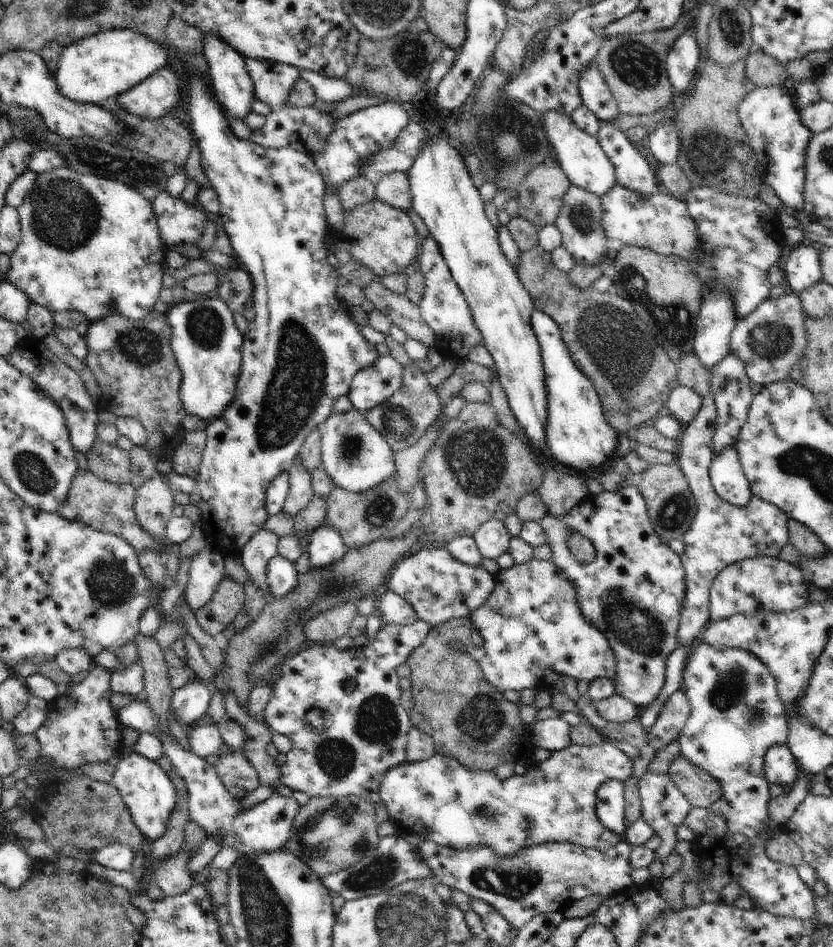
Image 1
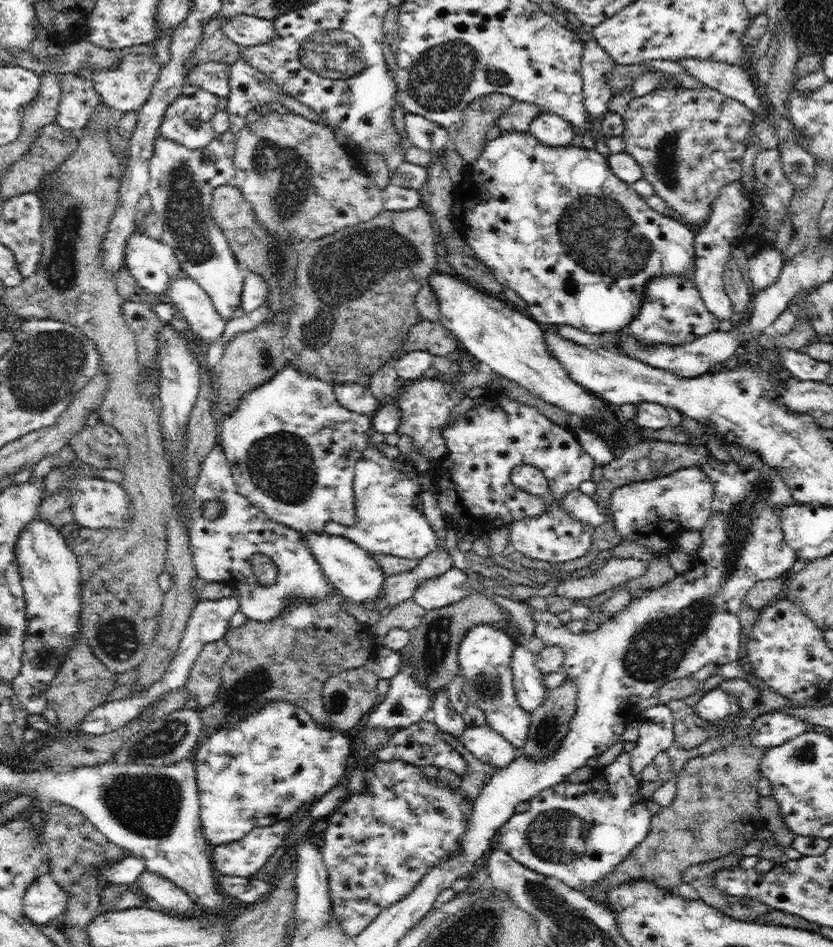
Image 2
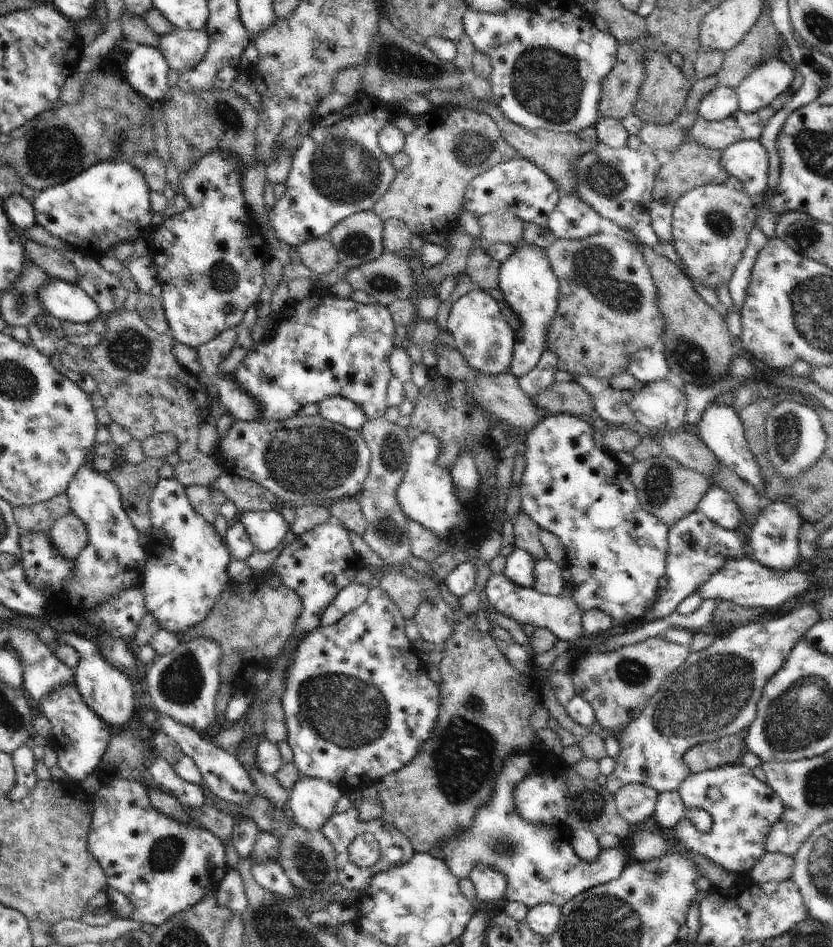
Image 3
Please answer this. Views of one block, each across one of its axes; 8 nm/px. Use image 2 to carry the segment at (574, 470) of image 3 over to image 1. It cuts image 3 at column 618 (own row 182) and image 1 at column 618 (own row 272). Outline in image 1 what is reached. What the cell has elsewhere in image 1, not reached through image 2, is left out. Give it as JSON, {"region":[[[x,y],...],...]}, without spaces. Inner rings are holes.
{"region":[[[636,482],[620,487],[615,493],[604,491],[598,496],[588,495],[578,506],[564,516],[546,514],[538,520],[548,537],[552,562],[562,569],[574,584],[583,617],[609,640],[615,654],[615,692],[630,699],[641,711],[645,710],[664,686],[664,672],[668,656],[679,646],[677,632],[685,599],[685,572],[681,558],[659,537],[654,530],[647,504],[638,492]],[[572,534],[585,536],[595,548],[591,563],[579,563],[568,546]]]}

